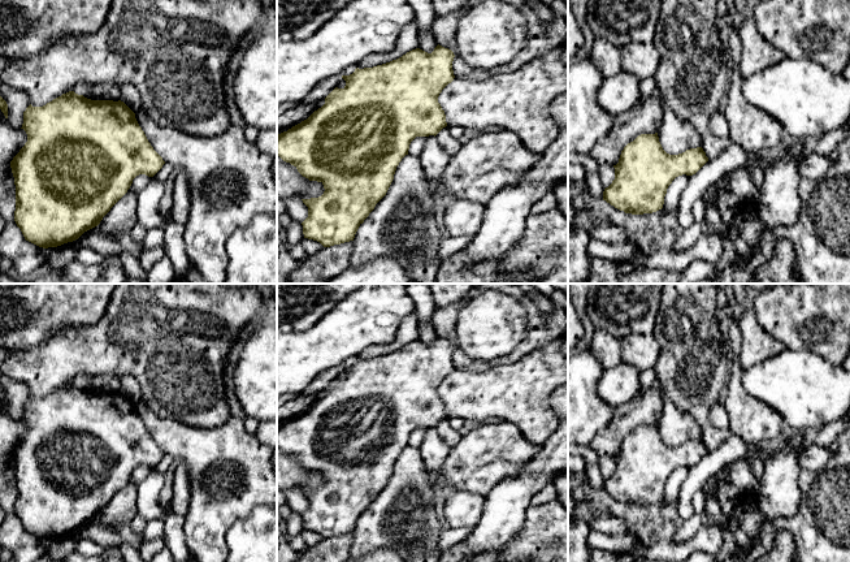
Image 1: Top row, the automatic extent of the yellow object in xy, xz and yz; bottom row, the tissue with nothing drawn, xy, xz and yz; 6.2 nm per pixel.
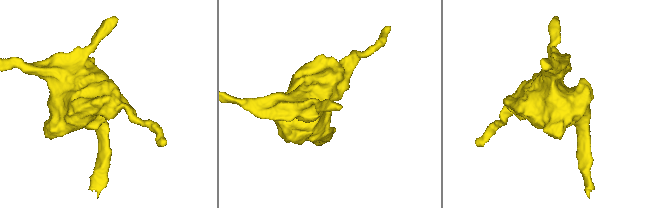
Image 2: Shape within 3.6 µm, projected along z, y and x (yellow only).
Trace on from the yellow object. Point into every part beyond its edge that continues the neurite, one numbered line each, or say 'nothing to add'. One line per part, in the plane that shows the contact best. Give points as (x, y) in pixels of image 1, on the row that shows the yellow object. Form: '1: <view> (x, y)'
nothing to add

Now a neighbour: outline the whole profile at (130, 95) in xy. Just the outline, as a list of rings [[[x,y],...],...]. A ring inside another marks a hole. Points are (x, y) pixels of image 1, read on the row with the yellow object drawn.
[[[123,83],[121,88],[121,101],[123,101],[134,113],[142,109],[142,98],[138,88],[131,83]]]

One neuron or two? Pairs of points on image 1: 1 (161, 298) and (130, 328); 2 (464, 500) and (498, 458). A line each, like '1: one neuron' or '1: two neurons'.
1: one neuron
2: two neurons

